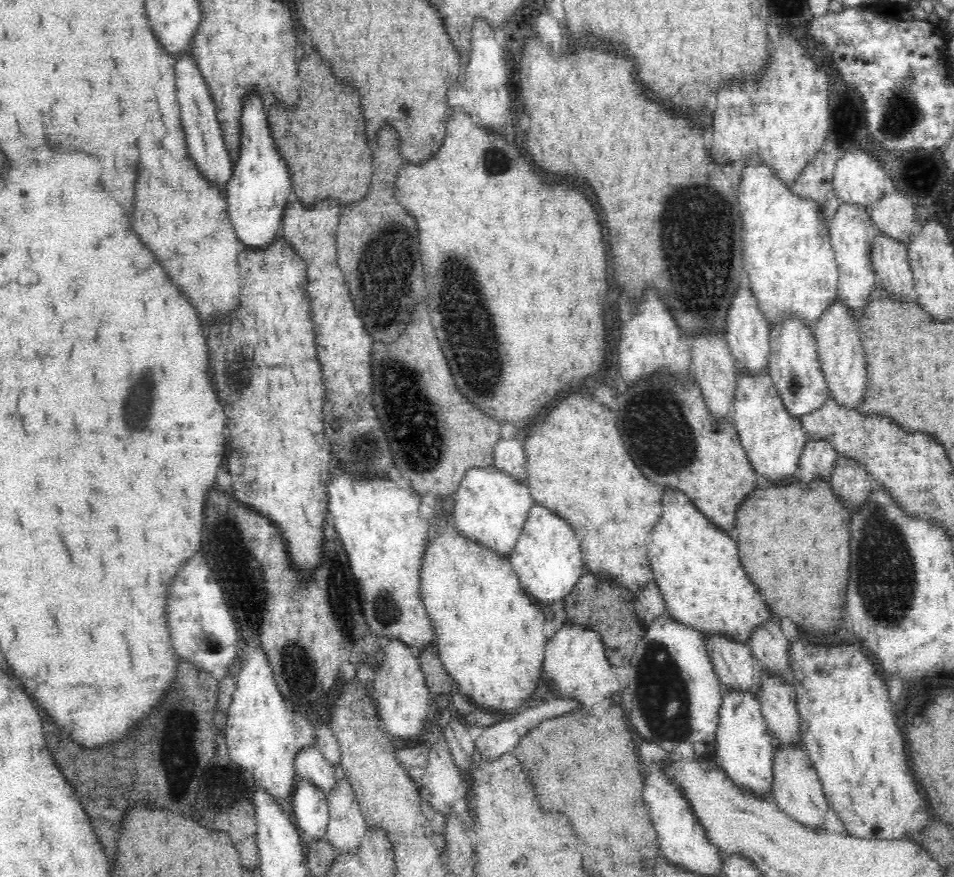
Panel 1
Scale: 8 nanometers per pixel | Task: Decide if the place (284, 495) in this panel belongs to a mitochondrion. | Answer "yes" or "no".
no

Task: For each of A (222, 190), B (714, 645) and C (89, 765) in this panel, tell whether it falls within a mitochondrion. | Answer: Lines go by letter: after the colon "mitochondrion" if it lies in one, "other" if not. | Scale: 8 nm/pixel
A: other
B: other
C: mitochondrion

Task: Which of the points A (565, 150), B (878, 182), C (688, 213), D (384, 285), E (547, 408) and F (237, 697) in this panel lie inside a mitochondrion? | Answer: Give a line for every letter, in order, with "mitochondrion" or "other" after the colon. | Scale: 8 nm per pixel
A: other
B: other
C: mitochondrion
D: mitochondrion
E: other
F: other

